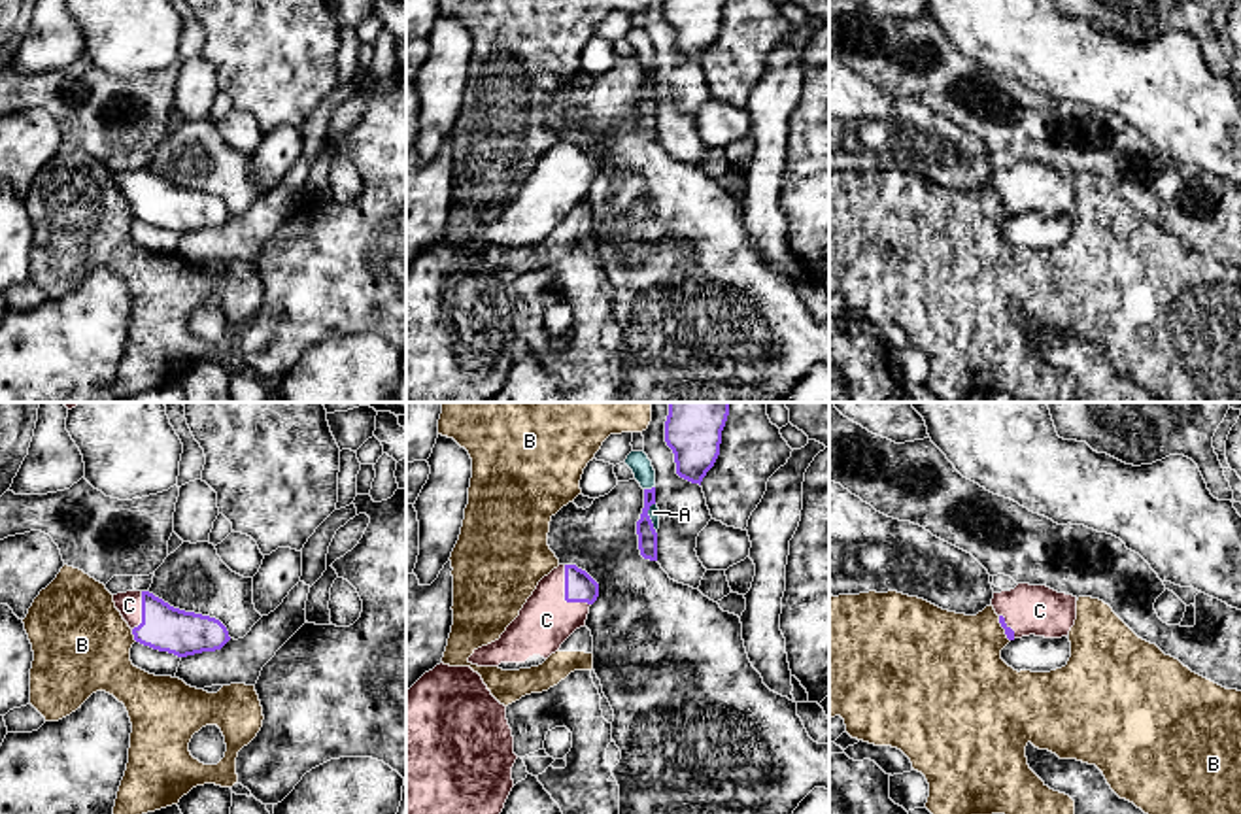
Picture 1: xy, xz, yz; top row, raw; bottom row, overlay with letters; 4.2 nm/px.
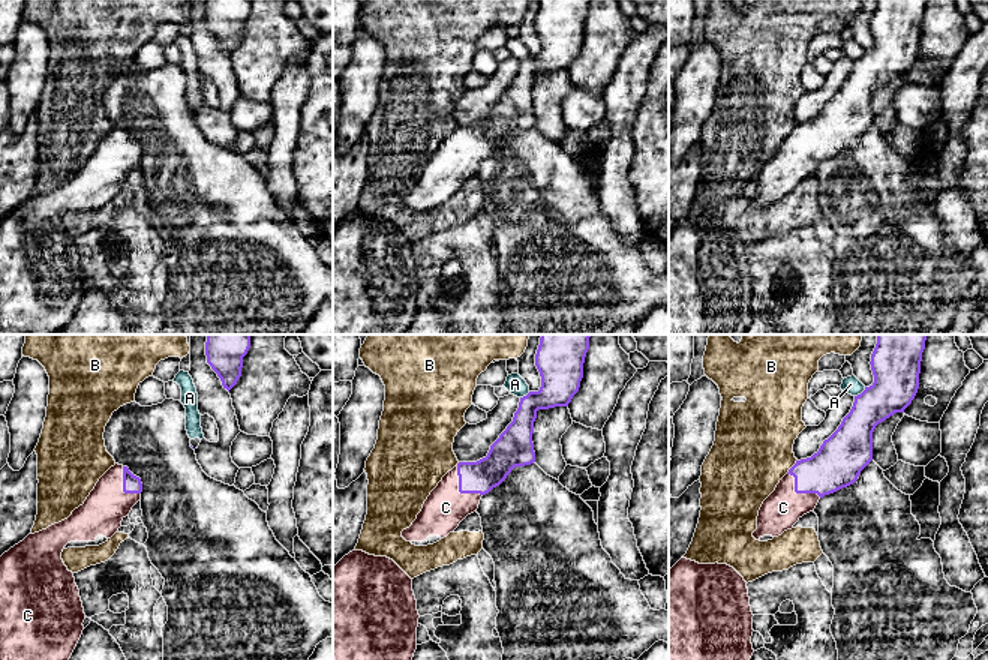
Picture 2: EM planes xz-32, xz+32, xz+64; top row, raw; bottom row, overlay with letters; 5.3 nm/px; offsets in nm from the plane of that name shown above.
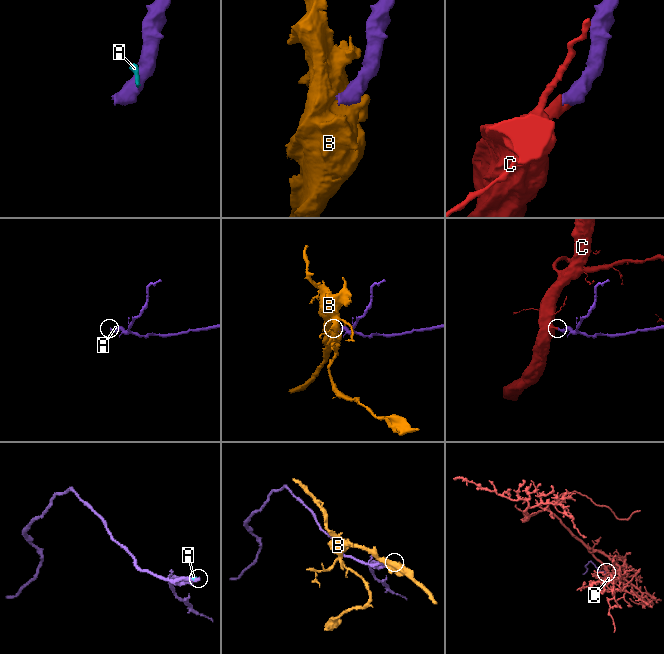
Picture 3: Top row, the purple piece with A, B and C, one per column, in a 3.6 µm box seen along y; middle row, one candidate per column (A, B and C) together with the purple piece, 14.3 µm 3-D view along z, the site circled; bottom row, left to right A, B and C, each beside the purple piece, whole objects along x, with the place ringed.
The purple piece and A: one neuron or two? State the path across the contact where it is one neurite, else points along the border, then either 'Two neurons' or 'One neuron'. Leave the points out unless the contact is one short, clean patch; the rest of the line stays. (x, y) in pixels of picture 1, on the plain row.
Boundary: xz (654, 63), (645, 67). Two neurons

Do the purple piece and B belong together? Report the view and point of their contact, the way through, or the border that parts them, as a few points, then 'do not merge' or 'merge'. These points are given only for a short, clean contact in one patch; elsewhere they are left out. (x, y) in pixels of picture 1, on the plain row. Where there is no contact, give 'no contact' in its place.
contact xy (133, 210); border xy (131, 206), (136, 218); do not merge

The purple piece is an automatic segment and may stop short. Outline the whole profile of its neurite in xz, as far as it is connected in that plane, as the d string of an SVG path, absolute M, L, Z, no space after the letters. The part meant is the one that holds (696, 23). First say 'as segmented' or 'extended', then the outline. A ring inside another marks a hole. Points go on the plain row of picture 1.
as segmented | M665 0L665 19L674 30L680 55L701 62L720 32L723 4L725 0Z

